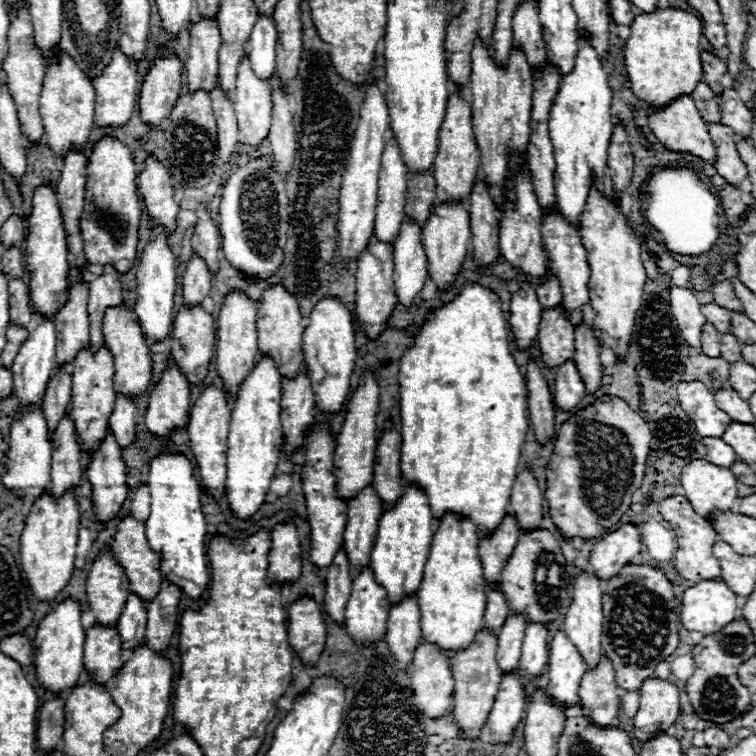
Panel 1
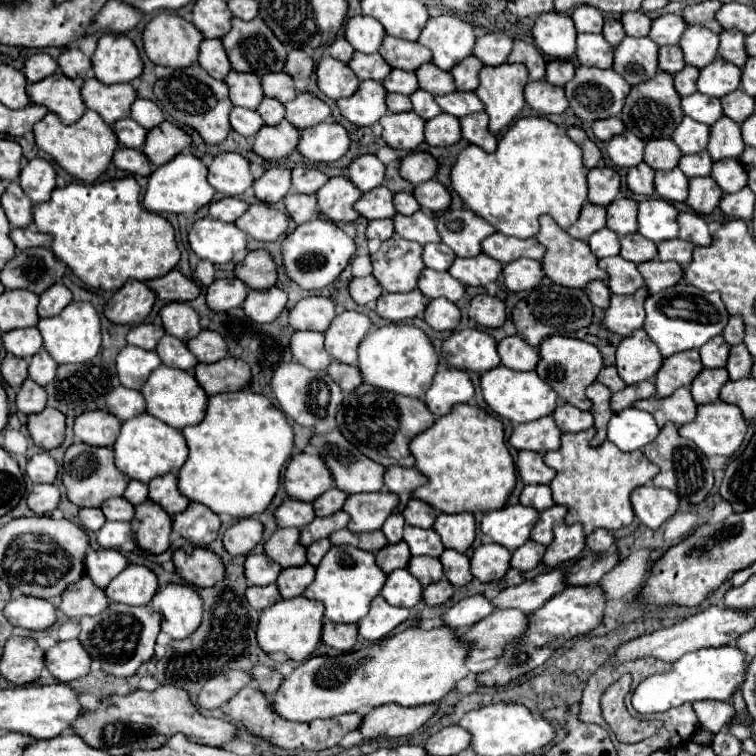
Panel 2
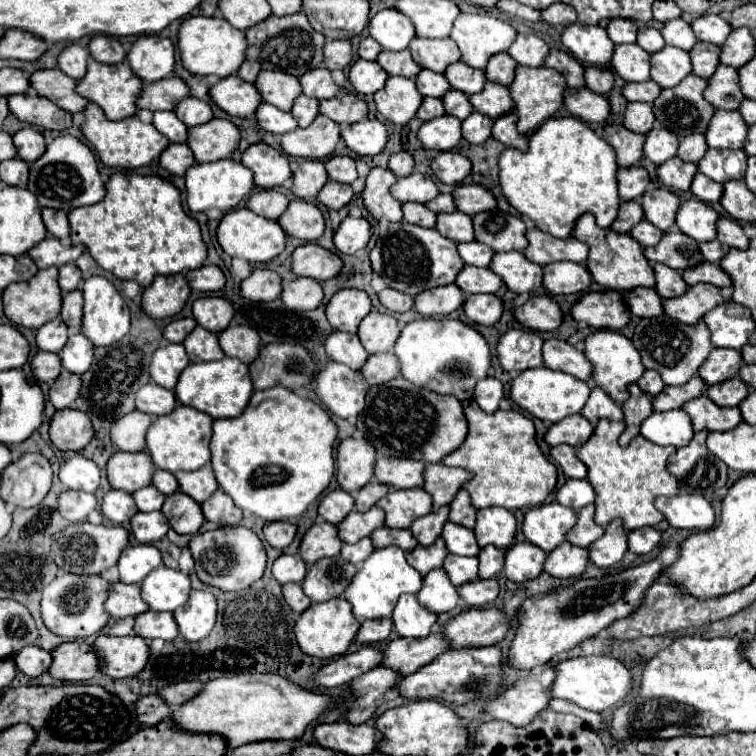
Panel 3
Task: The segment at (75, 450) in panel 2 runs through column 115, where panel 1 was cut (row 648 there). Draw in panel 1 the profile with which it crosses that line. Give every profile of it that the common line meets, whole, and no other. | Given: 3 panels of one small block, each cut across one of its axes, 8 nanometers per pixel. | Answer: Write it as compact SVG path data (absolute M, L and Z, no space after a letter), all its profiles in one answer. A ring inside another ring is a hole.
M482 628L480 632L476 632L474 642L468 648L460 652L456 650L450 658L450 664L452 664L450 668L454 676L454 716L462 728L462 734L470 738L476 738L482 734L484 722L488 718L488 712L498 694L498 686L502 682L502 670L498 668L498 662L496 662L496 648L498 648L496 634Z

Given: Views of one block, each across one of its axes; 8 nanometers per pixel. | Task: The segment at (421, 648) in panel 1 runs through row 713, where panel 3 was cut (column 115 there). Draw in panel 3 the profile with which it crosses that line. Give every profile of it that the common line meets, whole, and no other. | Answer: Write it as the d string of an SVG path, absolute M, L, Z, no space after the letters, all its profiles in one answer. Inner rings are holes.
M128 412L112 426L112 444L120 452L140 452L144 450L144 436L150 426L150 416L144 412Z

